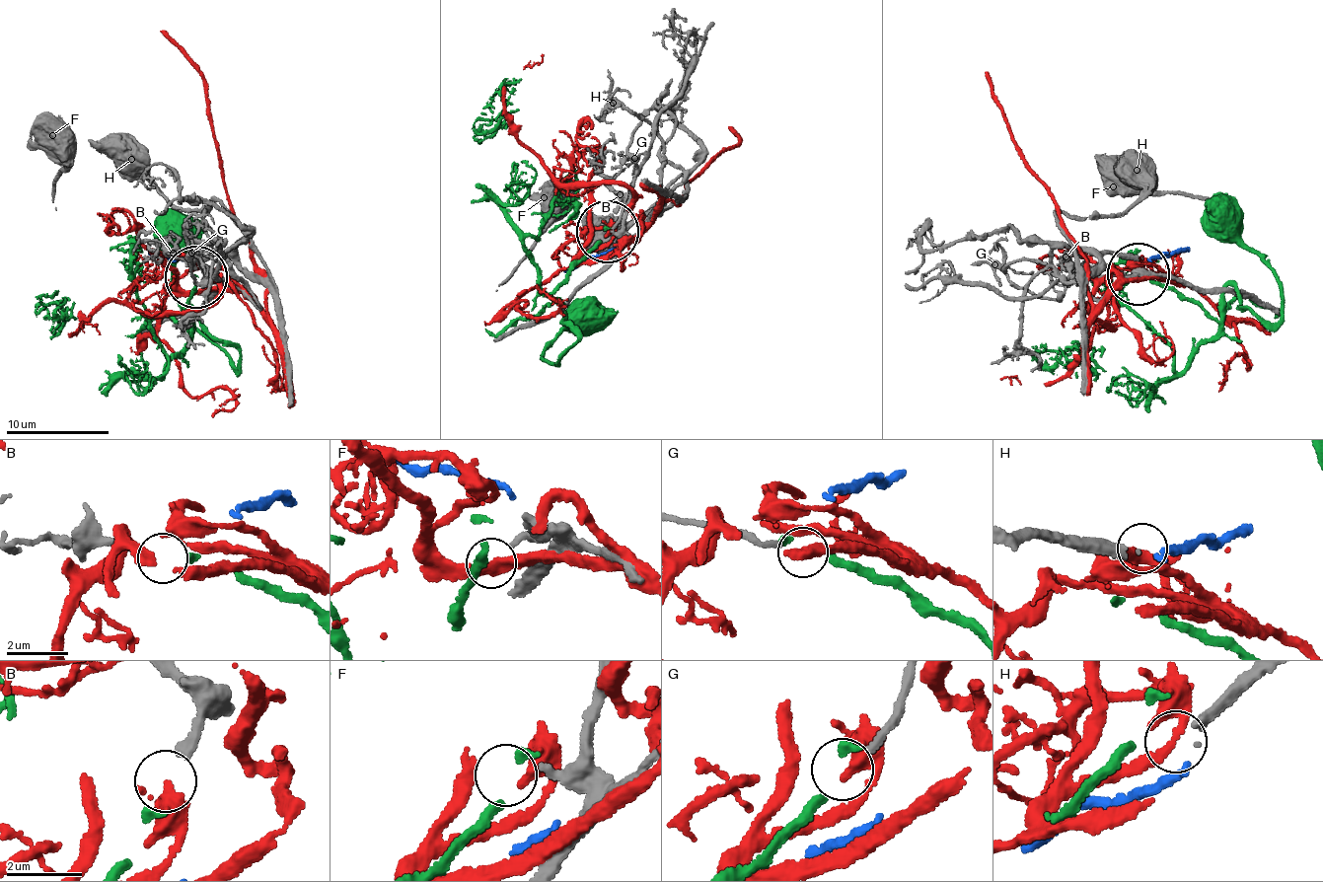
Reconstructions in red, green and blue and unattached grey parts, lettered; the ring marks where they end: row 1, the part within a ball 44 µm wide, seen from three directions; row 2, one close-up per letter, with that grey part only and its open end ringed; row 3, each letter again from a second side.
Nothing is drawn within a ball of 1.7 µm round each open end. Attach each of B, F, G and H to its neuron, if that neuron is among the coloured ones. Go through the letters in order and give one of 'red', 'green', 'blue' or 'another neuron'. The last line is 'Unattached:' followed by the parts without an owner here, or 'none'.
B: green
F: another neuron
G: another neuron
H: another neuron
Unattached: F, G, H

